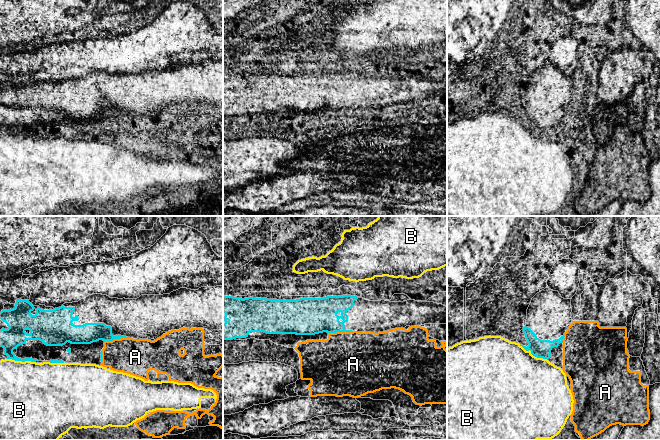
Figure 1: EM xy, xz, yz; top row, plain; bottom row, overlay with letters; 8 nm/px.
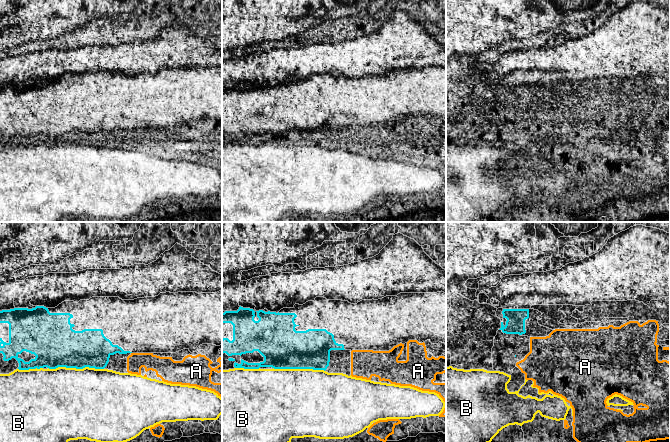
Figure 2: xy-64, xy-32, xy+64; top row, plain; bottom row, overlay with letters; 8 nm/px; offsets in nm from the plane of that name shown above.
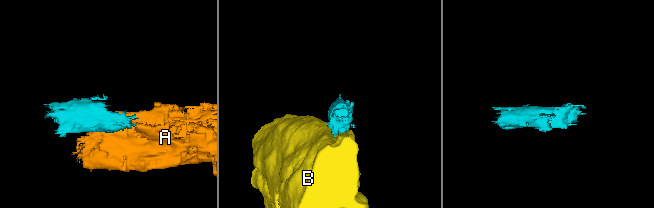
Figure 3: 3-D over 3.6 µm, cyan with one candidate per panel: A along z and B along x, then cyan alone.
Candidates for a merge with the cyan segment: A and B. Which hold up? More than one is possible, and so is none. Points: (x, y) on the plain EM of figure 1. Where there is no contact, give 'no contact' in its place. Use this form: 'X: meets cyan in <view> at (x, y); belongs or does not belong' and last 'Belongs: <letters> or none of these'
A: meets cyan in xy at (116, 114); does not belong
B: meets cyan in yz at (533, 131); does not belong
Belongs: none of these

